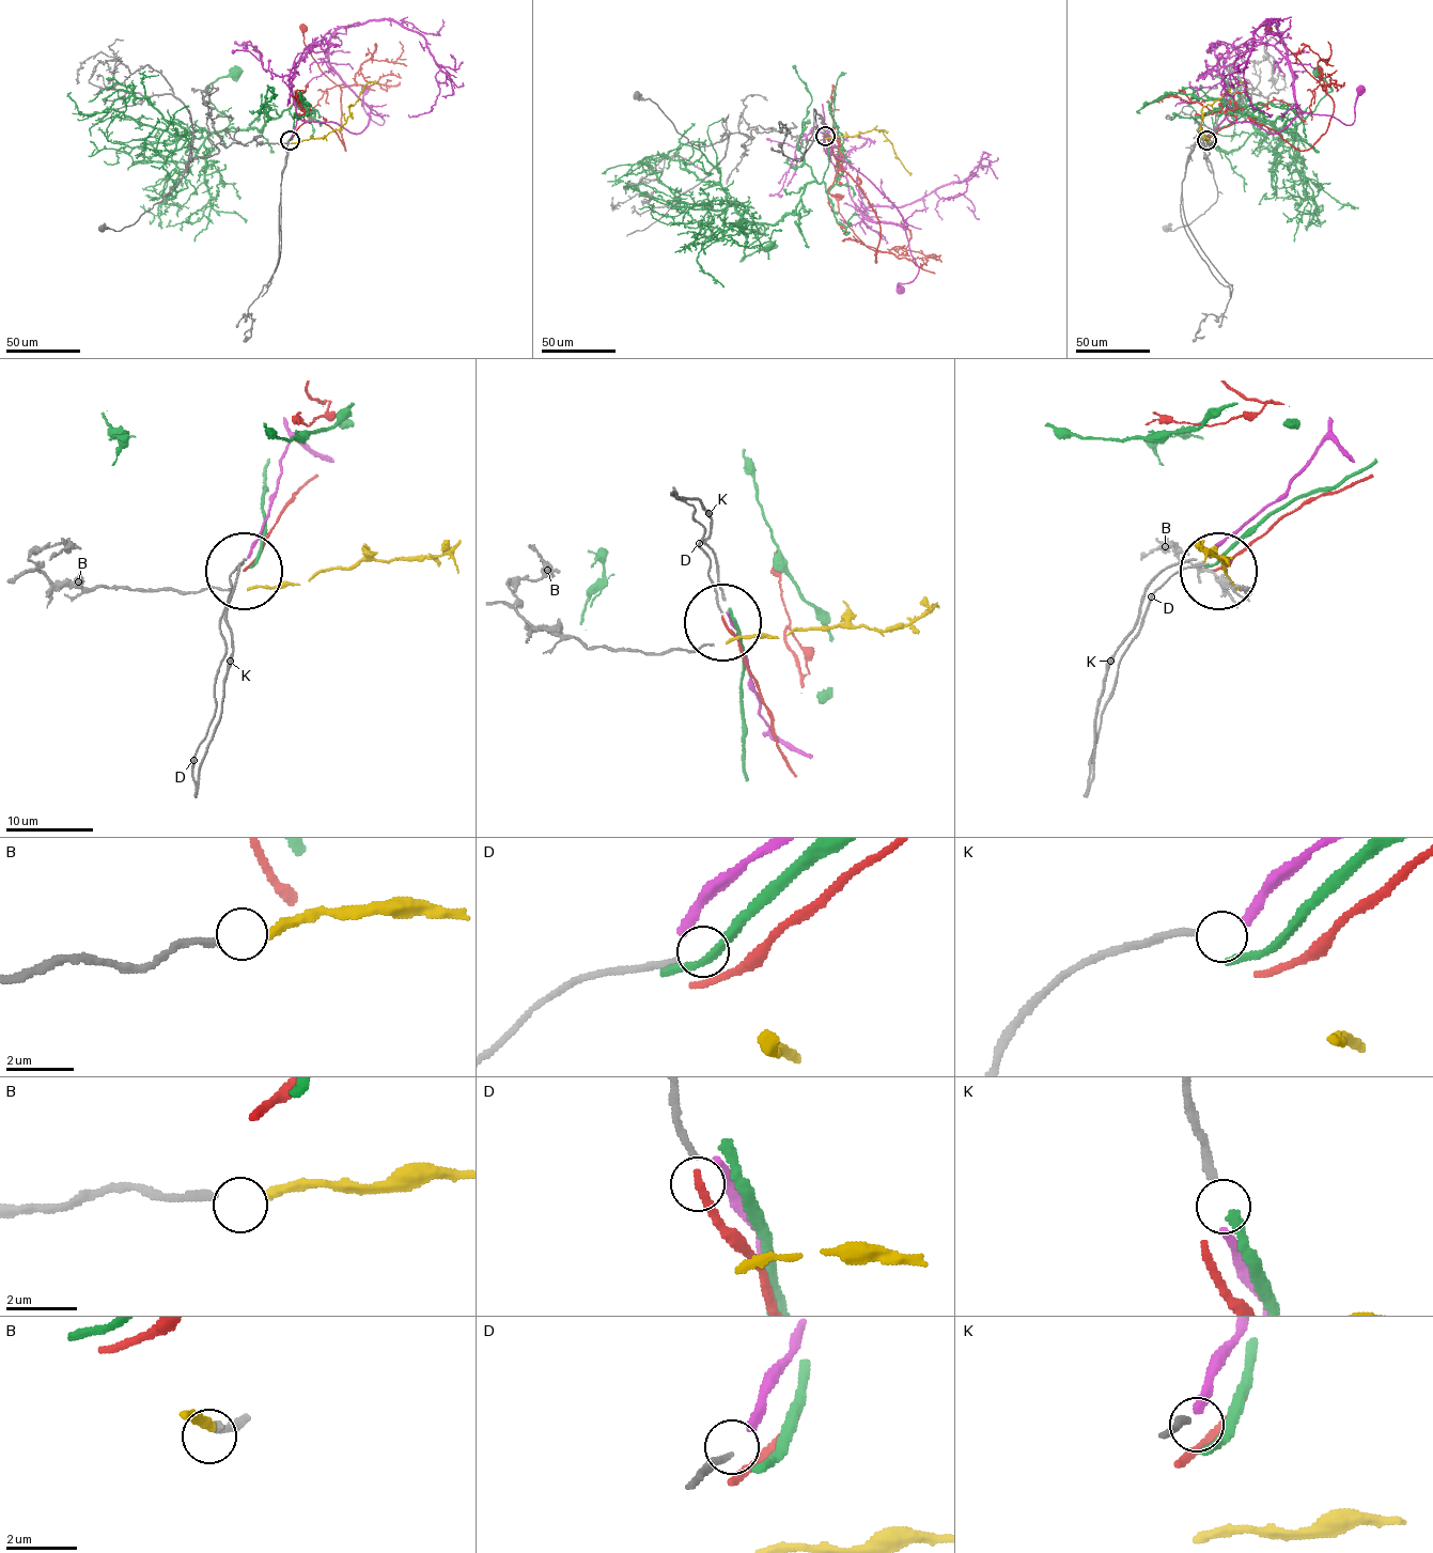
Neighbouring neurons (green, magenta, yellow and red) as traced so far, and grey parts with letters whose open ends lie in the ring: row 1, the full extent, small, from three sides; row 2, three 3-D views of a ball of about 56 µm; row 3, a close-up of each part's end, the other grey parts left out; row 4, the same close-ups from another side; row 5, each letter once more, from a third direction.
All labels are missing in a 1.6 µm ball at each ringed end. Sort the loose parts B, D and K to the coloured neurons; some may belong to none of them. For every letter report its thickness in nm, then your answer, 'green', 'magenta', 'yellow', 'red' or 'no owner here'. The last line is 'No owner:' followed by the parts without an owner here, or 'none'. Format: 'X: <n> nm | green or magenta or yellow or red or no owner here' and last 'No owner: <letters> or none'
B: 190 nm | yellow
D: 180 nm | no owner here
K: 240 nm | magenta
No owner: D

